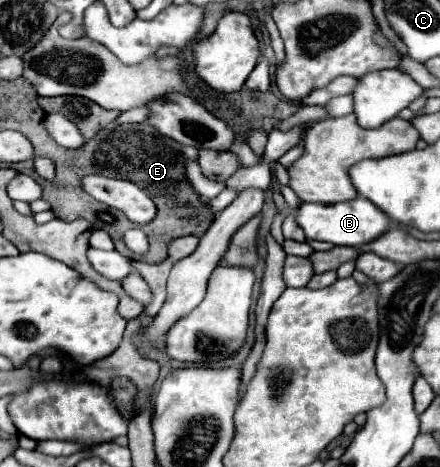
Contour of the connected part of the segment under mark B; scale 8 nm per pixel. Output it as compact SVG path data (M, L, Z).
M363 197L335 205L303 203L295 211L295 219L303 227L307 239L319 239L319 241L329 239L329 243L333 245L353 245L353 247L361 247L369 241L375 241L377 237L381 237L381 233L387 233L391 227L391 219L385 217L381 209L377 209L369 199Z

